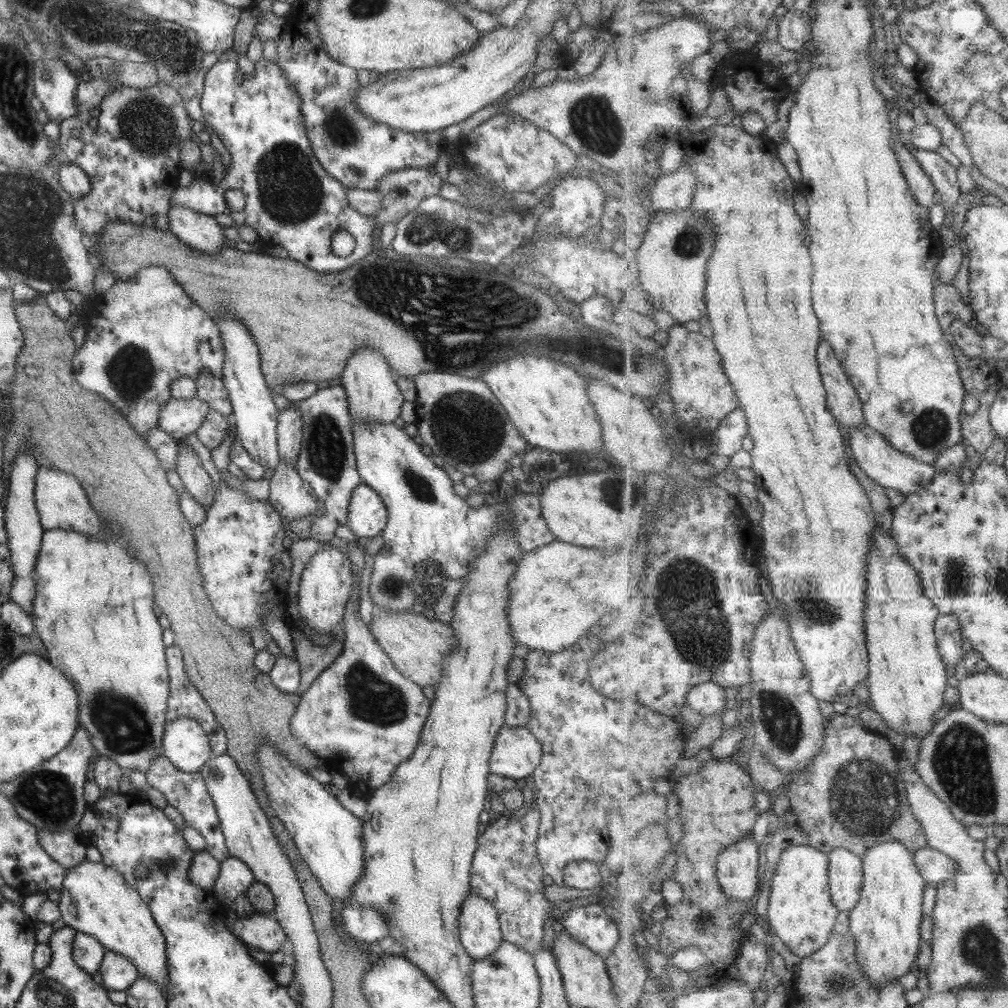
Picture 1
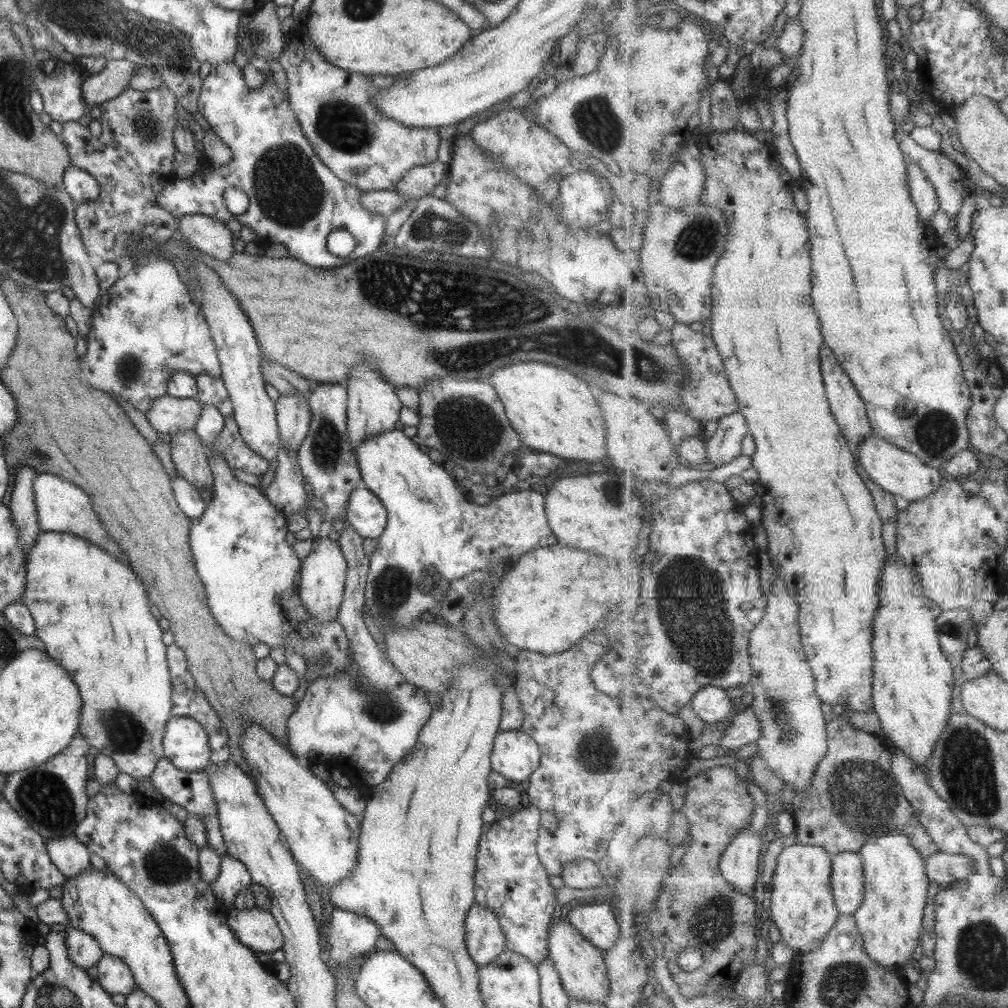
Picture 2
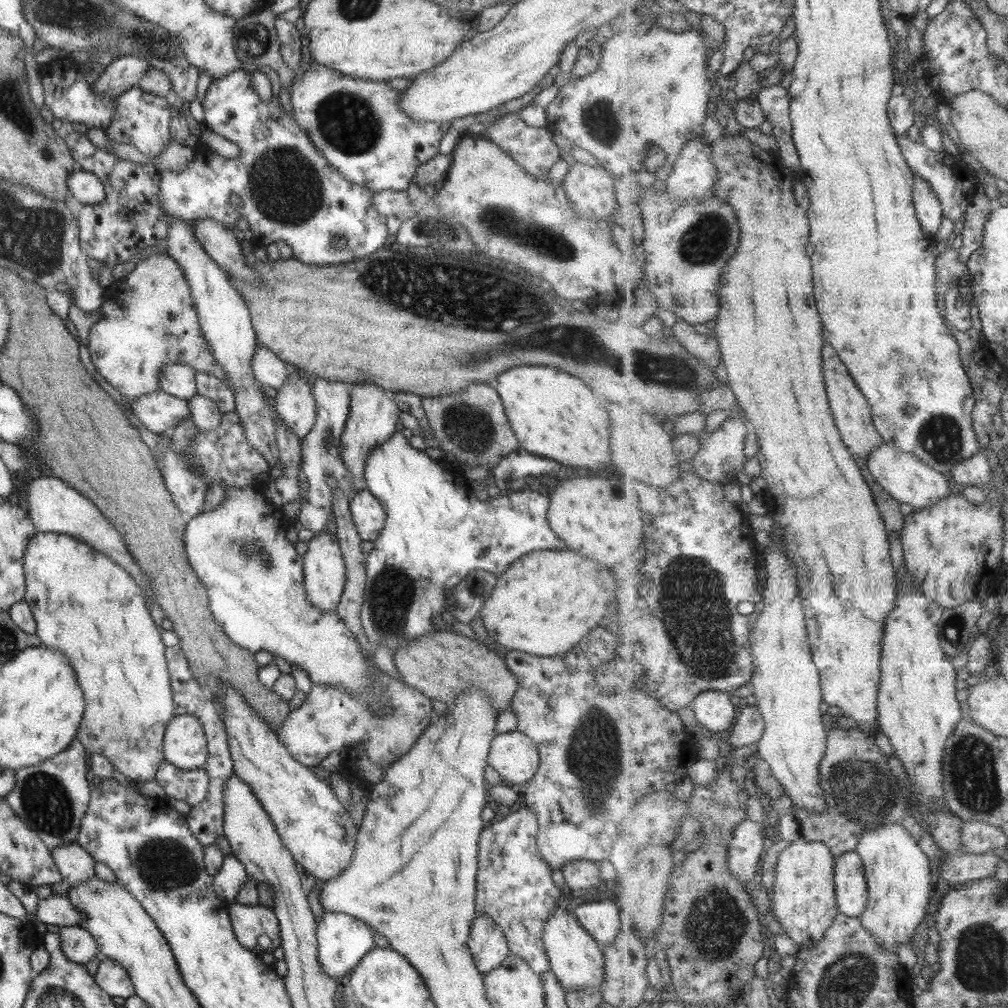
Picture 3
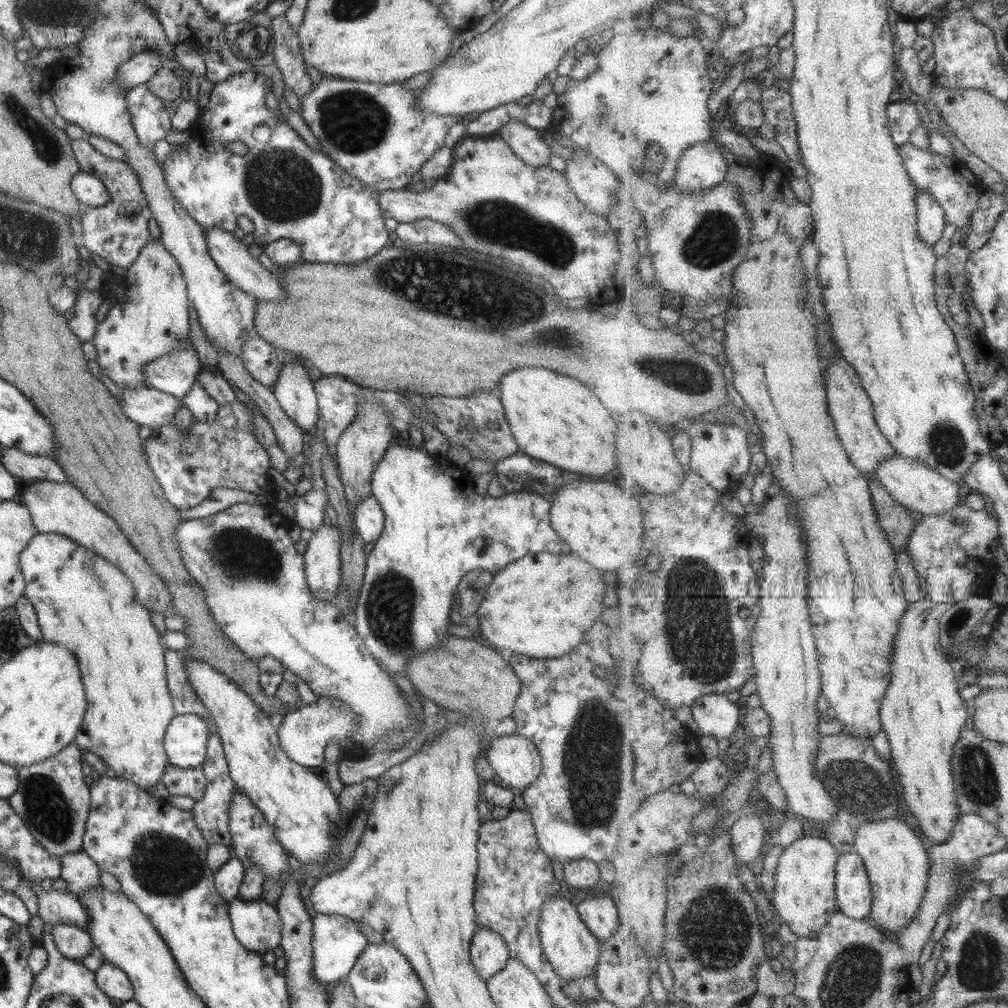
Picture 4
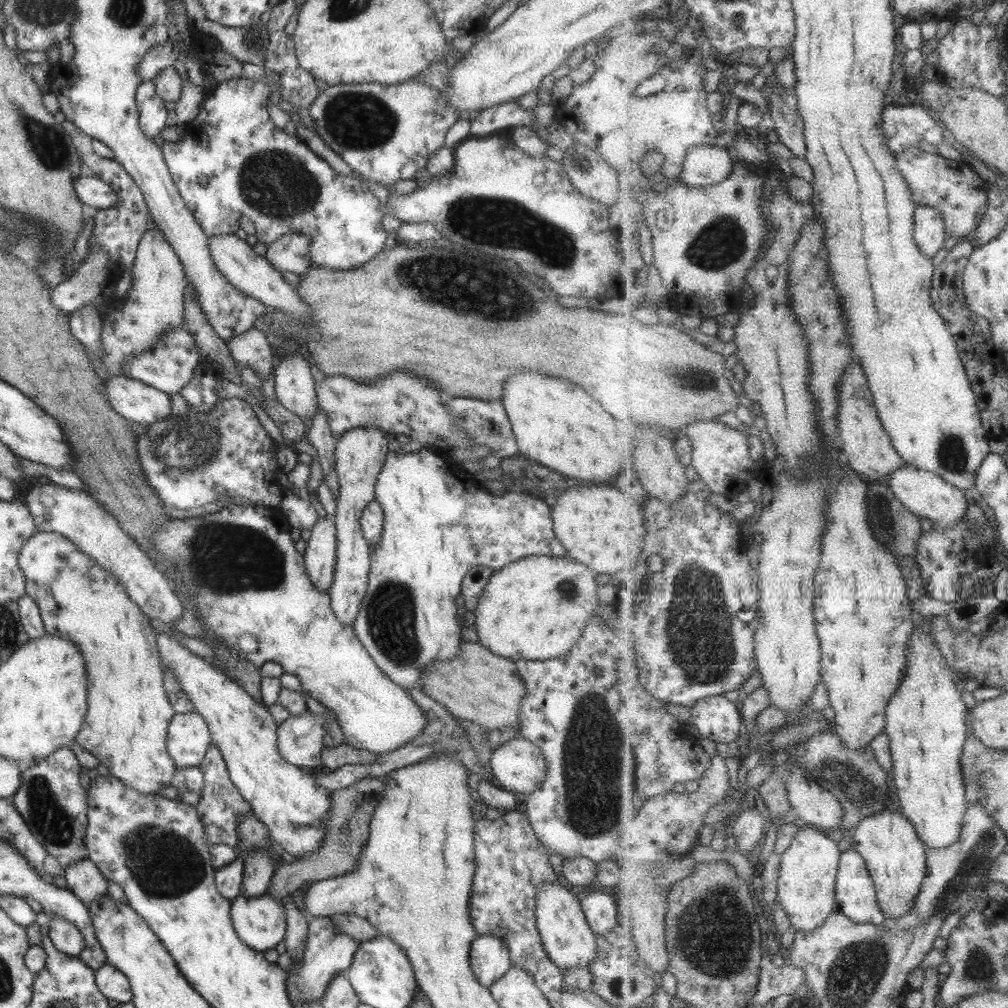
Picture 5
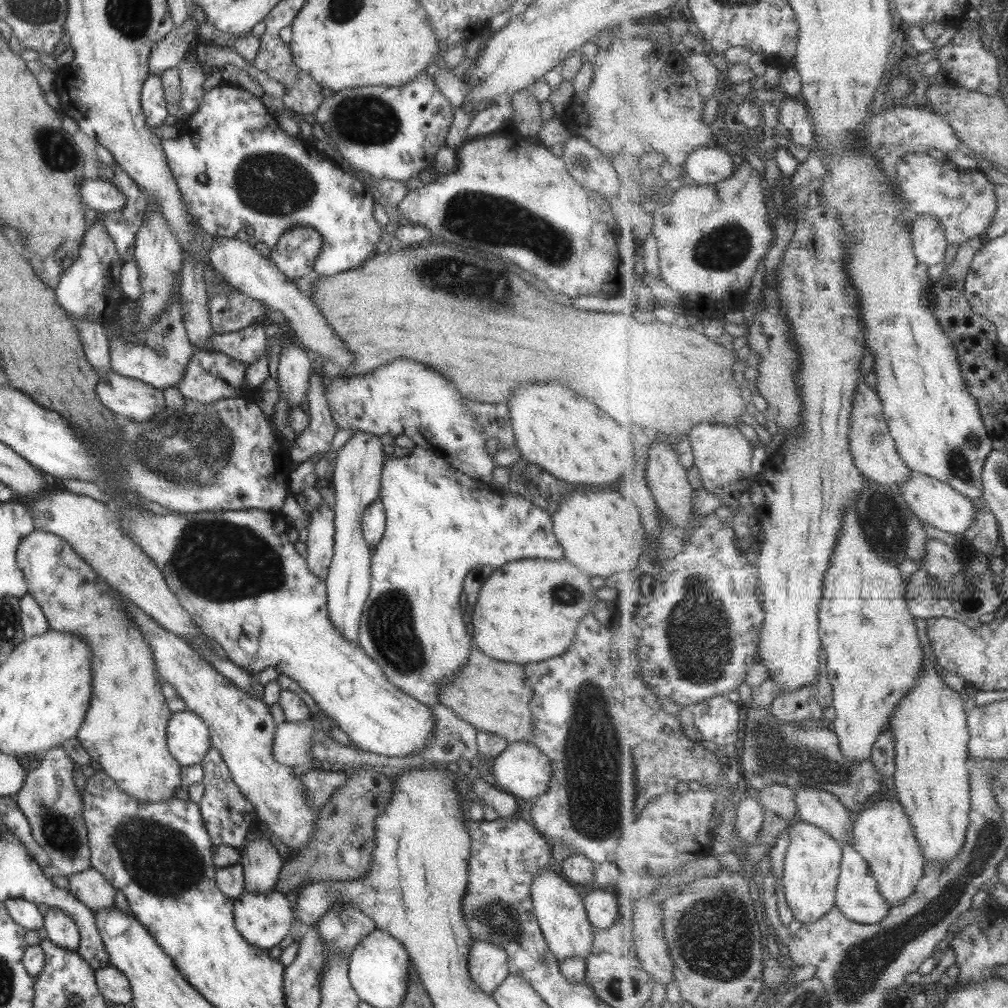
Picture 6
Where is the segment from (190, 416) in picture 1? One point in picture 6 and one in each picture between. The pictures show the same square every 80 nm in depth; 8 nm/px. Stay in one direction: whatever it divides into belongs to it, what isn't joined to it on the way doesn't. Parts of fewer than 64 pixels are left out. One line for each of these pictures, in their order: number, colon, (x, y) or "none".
2: (169, 415)
3: (158, 412)
4: (145, 406)
5: (139, 404)
6: (129, 399)

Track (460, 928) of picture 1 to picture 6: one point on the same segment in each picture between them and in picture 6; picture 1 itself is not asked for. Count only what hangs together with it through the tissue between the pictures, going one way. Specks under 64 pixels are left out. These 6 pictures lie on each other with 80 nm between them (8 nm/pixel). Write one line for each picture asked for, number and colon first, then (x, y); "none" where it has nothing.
2: (484, 940)
3: (486, 943)
4: (488, 954)
5: (488, 957)
6: (487, 965)

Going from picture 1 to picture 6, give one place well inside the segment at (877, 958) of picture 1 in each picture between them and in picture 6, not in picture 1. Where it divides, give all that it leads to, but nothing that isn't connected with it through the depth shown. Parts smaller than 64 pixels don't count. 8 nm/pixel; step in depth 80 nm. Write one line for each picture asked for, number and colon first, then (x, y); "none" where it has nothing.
2: (890, 919)
3: (901, 878)
4: (897, 859)
5: (897, 859)
6: (883, 834)

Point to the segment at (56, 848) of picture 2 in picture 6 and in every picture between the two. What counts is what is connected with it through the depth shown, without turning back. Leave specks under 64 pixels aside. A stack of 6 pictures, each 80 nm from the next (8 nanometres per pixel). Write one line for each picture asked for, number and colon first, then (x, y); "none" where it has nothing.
3: (74, 865)
4: (77, 870)
5: (82, 878)
6: (89, 887)

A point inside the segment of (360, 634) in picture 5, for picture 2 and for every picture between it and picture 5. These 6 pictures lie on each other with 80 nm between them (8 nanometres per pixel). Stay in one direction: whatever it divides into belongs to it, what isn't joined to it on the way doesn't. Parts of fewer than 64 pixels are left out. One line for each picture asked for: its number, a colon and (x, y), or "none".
2: (429, 523)
3: (433, 536)
4: (432, 536)

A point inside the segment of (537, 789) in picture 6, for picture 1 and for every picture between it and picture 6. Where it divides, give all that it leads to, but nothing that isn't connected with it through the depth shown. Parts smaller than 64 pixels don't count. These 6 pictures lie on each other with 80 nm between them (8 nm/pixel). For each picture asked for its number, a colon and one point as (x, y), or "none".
1: (515, 752)
2: (515, 755)
3: (513, 755)
4: (515, 760)
5: (518, 765)

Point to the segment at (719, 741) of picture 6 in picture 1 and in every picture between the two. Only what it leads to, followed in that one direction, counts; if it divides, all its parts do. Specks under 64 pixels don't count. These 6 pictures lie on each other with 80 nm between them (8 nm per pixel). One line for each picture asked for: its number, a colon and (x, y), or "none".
1: (708, 699)
2: (711, 703)
3: (713, 710)
4: (718, 717)
5: (718, 719)

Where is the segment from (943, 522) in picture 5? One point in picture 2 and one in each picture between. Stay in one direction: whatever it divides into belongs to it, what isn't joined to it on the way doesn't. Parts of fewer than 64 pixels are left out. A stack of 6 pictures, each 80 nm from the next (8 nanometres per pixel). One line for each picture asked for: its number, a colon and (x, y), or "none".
2: (898, 471)
3: (905, 477)
4: (920, 488)

